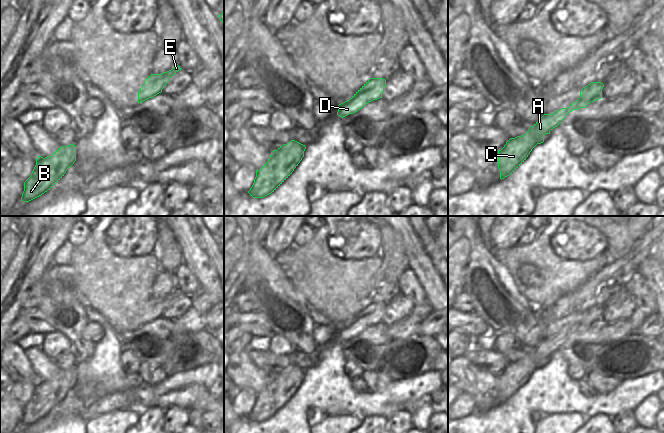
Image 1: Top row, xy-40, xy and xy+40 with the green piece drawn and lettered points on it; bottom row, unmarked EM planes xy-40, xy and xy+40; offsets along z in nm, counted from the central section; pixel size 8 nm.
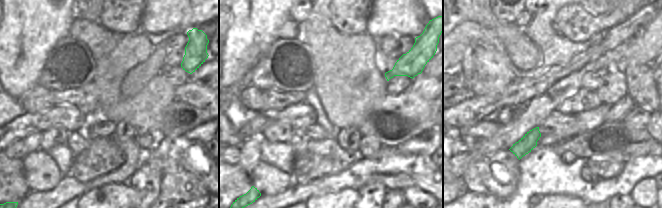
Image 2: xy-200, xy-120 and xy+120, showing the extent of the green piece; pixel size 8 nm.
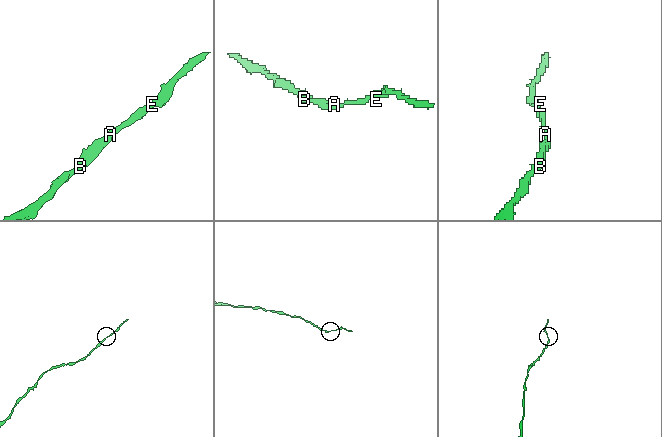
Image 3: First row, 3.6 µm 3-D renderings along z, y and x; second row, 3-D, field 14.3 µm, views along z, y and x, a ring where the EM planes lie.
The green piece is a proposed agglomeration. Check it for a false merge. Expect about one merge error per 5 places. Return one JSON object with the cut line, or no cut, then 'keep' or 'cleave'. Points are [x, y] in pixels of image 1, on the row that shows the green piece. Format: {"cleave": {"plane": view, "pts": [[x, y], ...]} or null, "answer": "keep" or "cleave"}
{"cleave": null, "answer": "keep"}

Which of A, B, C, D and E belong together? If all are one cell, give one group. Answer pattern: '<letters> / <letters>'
A B C D E

